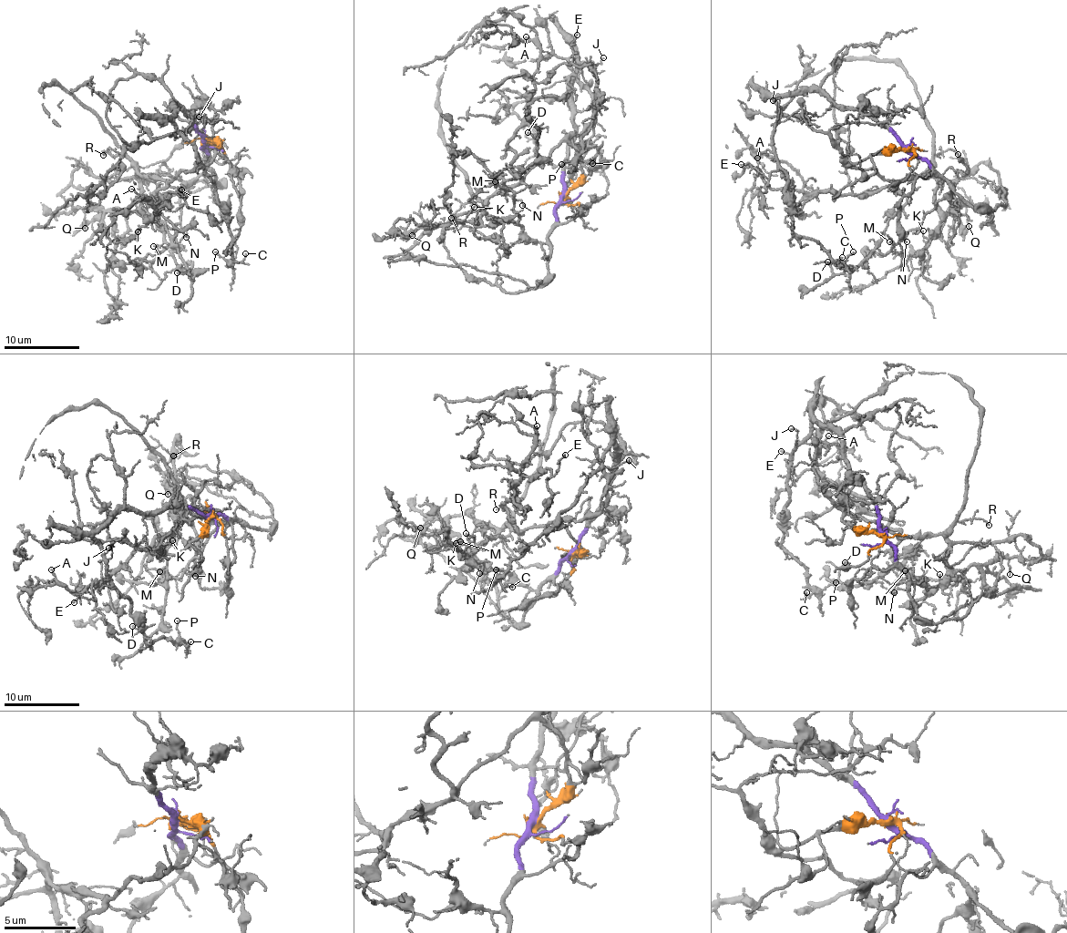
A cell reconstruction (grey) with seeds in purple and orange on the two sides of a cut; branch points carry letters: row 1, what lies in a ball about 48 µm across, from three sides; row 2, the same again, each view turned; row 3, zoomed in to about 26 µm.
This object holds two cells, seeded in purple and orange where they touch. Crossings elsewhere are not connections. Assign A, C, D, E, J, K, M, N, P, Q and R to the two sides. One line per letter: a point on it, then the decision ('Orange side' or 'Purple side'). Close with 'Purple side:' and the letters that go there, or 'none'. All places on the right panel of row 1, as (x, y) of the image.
A: Place: (757, 158). Orange side
C: Place: (842, 257). Purple side
D: Place: (827, 261). Orange side
E: Place: (741, 164). Orange side
J: Place: (773, 100). Purple side
K: Place: (923, 230). Orange side
M: Place: (889, 241). Purple side
N: Place: (907, 241). Purple side
P: Place: (853, 251). Purple side
Q: Place: (969, 226). Orange side
R: Place: (958, 154). Orange side
Purple side: C, J, M, N, P

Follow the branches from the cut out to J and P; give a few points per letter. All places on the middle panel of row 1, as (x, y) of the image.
J: (563, 197), (566, 164), (573, 139), (571, 75), (576, 68), (575, 56), (580, 62), (595, 66), (603, 58)
P: (563, 197), (573, 139), (571, 75), (577, 54), (578, 60), (591, 62), (598, 107), (579, 153), (560, 165)

